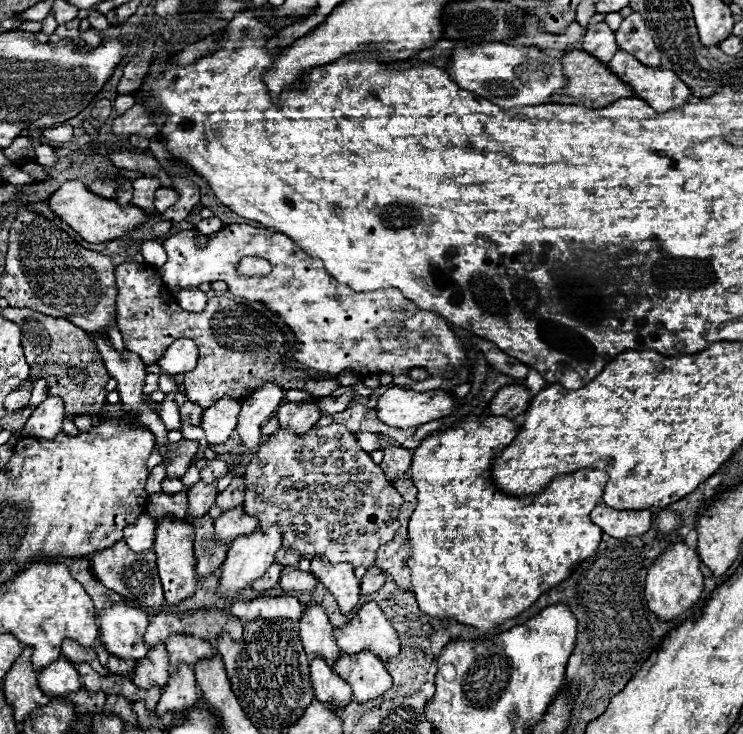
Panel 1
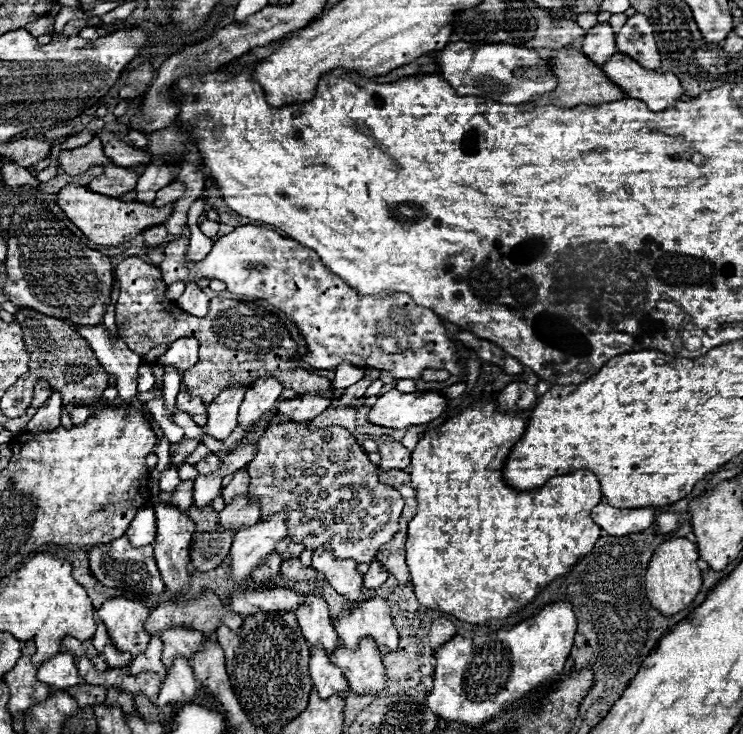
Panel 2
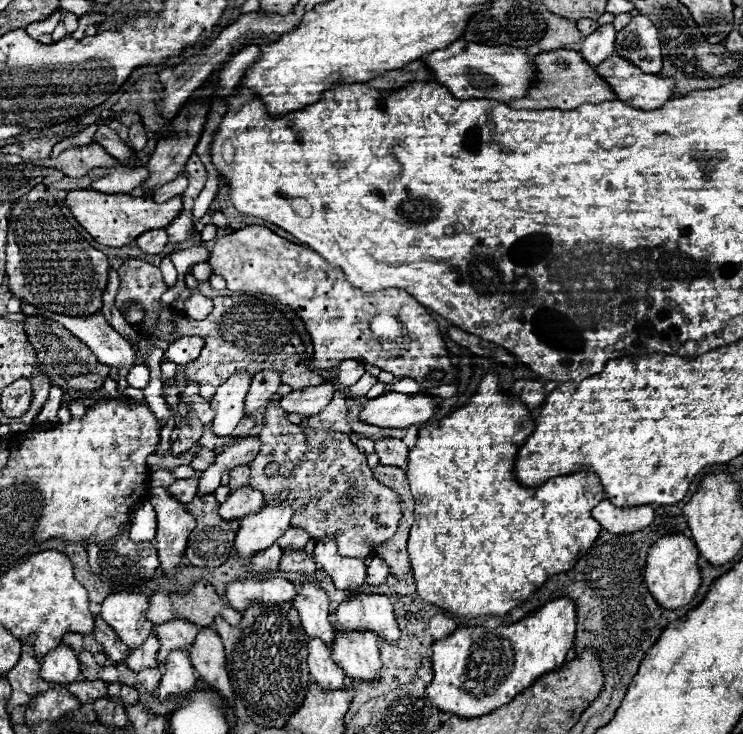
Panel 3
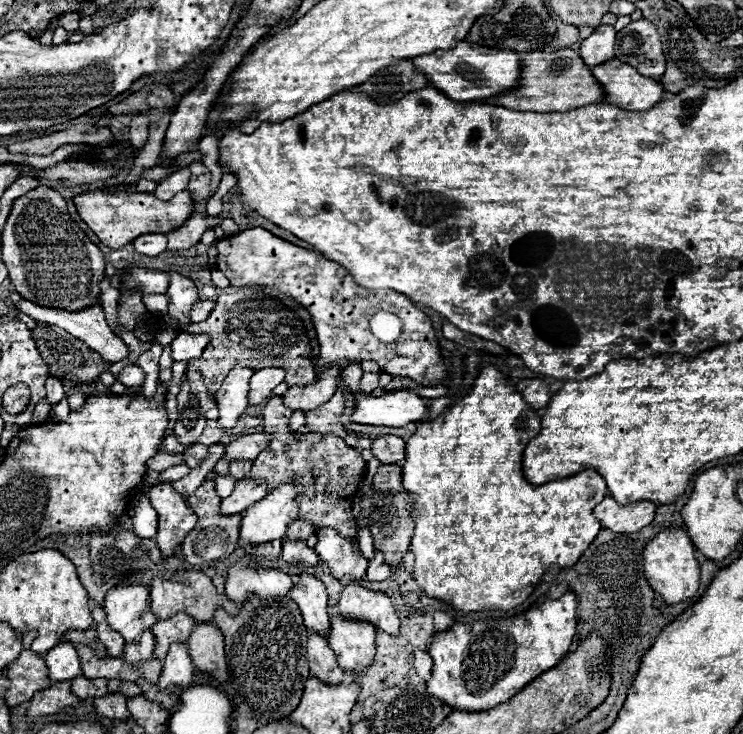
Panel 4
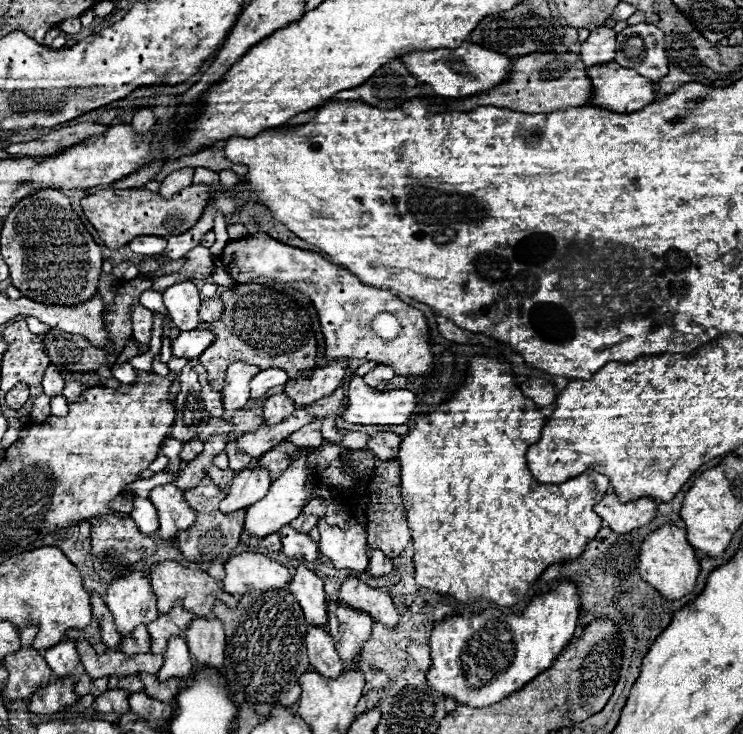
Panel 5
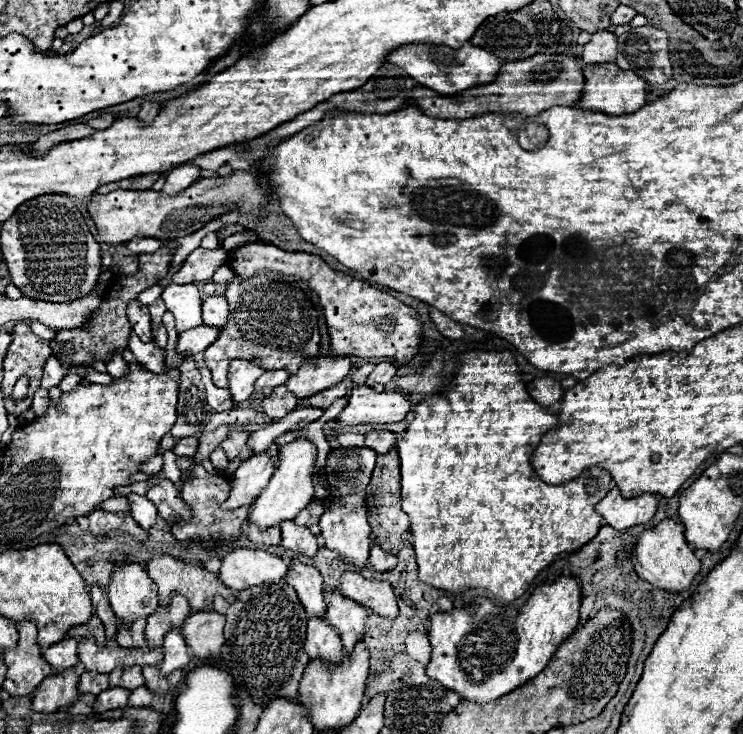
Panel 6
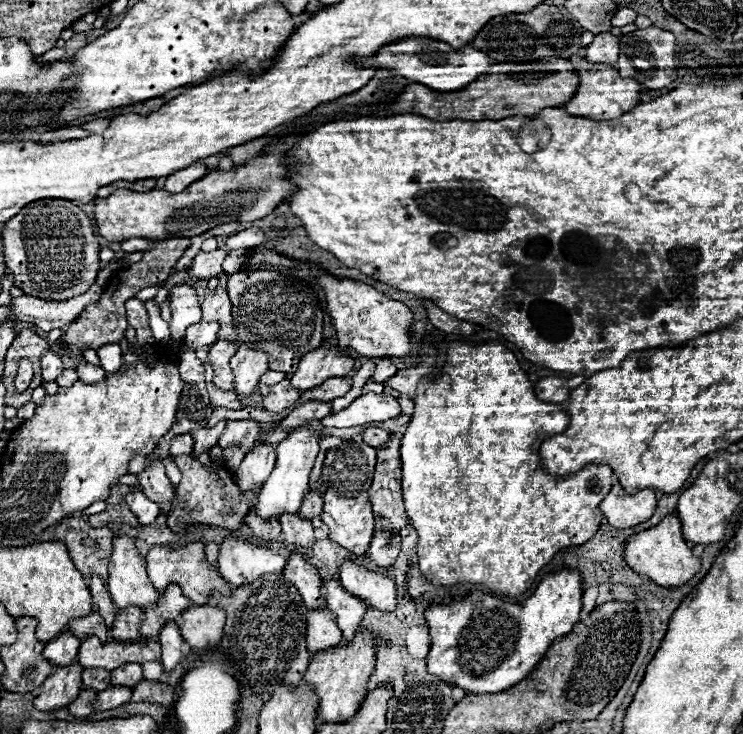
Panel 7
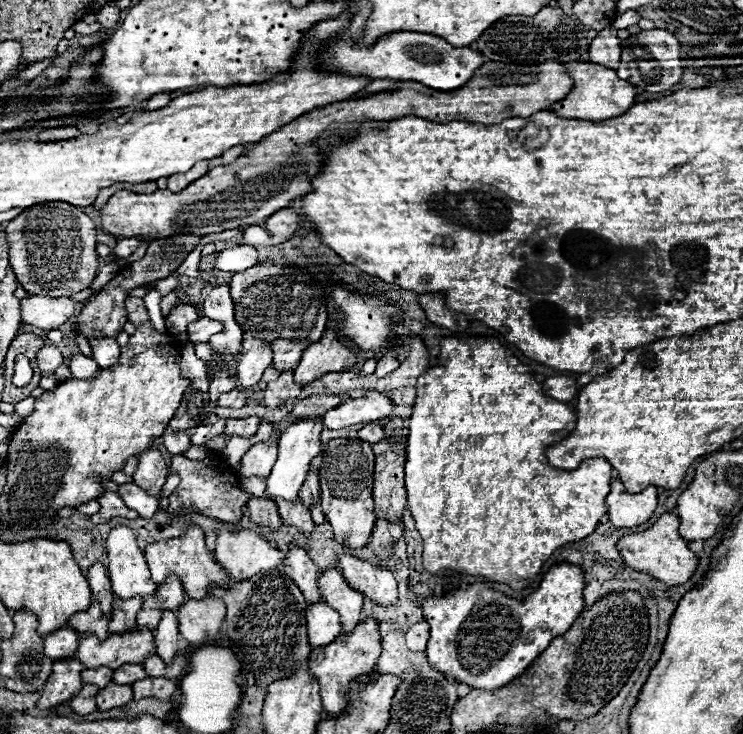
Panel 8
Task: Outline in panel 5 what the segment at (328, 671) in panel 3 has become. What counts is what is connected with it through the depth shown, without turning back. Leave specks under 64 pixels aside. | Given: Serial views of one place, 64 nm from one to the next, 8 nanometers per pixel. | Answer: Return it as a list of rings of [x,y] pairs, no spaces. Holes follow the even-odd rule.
[[[308,626],[306,648],[310,666],[316,668],[322,676],[336,678],[342,674],[344,664],[340,660],[338,650],[334,648],[334,640],[324,626]]]

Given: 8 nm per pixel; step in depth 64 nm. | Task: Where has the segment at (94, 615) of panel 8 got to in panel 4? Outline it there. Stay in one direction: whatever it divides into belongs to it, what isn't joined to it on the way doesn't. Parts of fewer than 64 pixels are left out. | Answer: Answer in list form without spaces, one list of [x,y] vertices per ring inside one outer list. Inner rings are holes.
[[[88,628],[88,630],[68,630],[64,634],[64,642],[72,642],[72,644],[88,644],[96,656],[102,656],[106,658],[108,652],[106,652],[106,646],[98,640],[96,636],[96,628]]]

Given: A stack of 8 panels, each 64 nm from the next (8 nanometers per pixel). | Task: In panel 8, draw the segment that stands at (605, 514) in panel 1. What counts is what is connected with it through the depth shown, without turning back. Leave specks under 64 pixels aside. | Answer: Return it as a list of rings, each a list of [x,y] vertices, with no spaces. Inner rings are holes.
[[[620,478],[612,480],[612,490],[606,498],[608,516],[616,528],[632,528],[646,522],[656,508],[656,486],[648,486],[638,494],[628,494]]]

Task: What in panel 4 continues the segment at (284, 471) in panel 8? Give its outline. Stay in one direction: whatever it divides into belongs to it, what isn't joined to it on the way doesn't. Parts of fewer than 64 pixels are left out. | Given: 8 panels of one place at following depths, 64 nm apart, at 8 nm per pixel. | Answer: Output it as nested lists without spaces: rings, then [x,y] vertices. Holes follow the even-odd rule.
[[[280,484],[270,490],[264,500],[246,508],[240,528],[240,538],[248,544],[264,544],[274,538],[282,538],[290,522],[298,516],[296,498],[304,490],[300,484]]]

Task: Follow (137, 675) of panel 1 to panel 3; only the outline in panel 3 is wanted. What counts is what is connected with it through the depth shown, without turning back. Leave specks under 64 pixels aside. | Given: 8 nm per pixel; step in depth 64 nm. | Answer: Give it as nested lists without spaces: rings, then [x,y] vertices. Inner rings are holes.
[[[150,634],[142,646],[130,650],[130,654],[126,656],[126,666],[128,666],[130,670],[134,670],[134,672],[138,672],[138,670],[142,670],[142,668],[160,666],[158,660],[156,660],[158,648],[160,648],[158,638],[156,638],[154,634]]]

